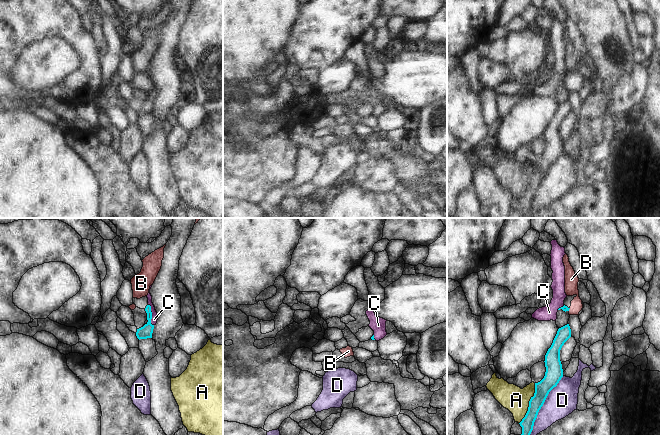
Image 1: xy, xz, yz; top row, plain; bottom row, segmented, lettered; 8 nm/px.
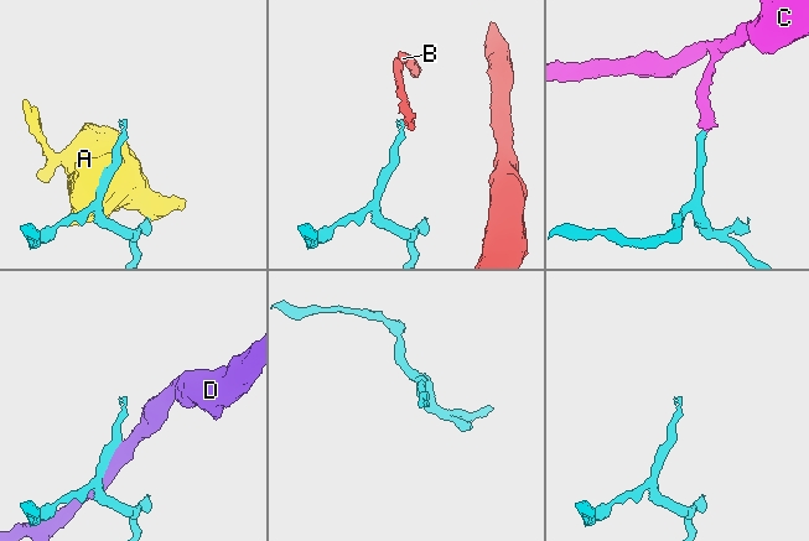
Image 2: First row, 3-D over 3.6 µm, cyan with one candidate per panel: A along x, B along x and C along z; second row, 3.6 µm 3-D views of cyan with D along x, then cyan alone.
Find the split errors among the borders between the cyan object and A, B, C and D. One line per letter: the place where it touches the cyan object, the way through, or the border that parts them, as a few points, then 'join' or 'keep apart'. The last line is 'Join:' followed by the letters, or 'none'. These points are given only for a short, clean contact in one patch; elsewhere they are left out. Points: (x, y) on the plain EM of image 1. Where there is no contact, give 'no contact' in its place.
A: meets cyan in yz at (529, 179); border along yz (535, 159), (534, 171), (529, 177), (525, 192), (519, 199); keep apart
B: meets cyan in yz at (569, 84); border along yz (570, 84), (568, 86); keep apart
C: meets cyan in xy at (151, 91); runs through xy (146, 107), (151, 98), (151, 91), (154, 95); join
D: meets cyan in yz at (540, 184); keep apart
Join: C

